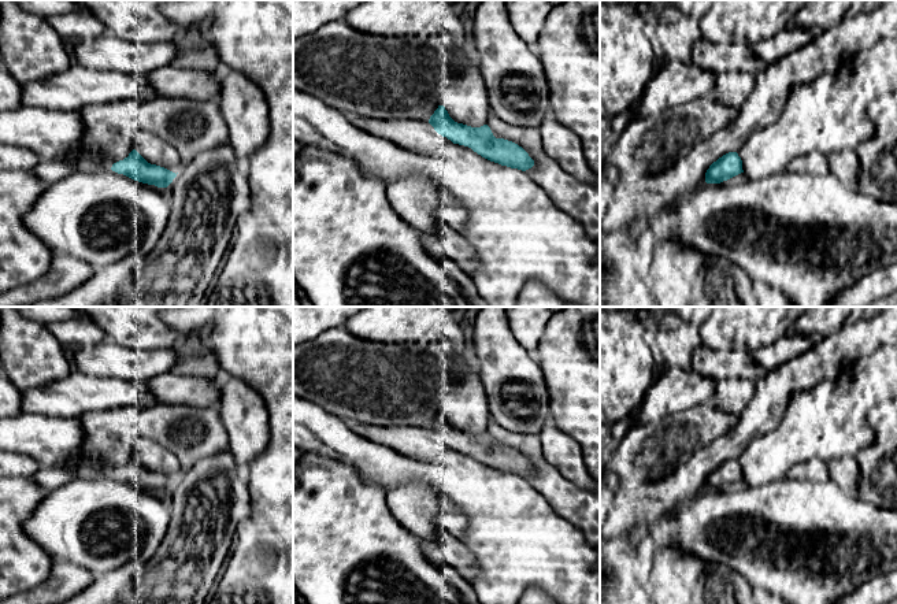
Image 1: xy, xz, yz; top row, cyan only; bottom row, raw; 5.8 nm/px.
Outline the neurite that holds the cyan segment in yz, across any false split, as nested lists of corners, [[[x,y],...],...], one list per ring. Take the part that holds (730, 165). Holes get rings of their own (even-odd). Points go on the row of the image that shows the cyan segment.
[[[729,152],[713,162],[705,173],[707,184],[720,184],[744,173],[742,160],[737,152]]]

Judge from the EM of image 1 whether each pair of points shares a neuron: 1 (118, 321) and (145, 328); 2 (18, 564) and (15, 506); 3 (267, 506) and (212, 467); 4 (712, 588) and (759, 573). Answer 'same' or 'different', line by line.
1: same
2: same
3: different
4: different

